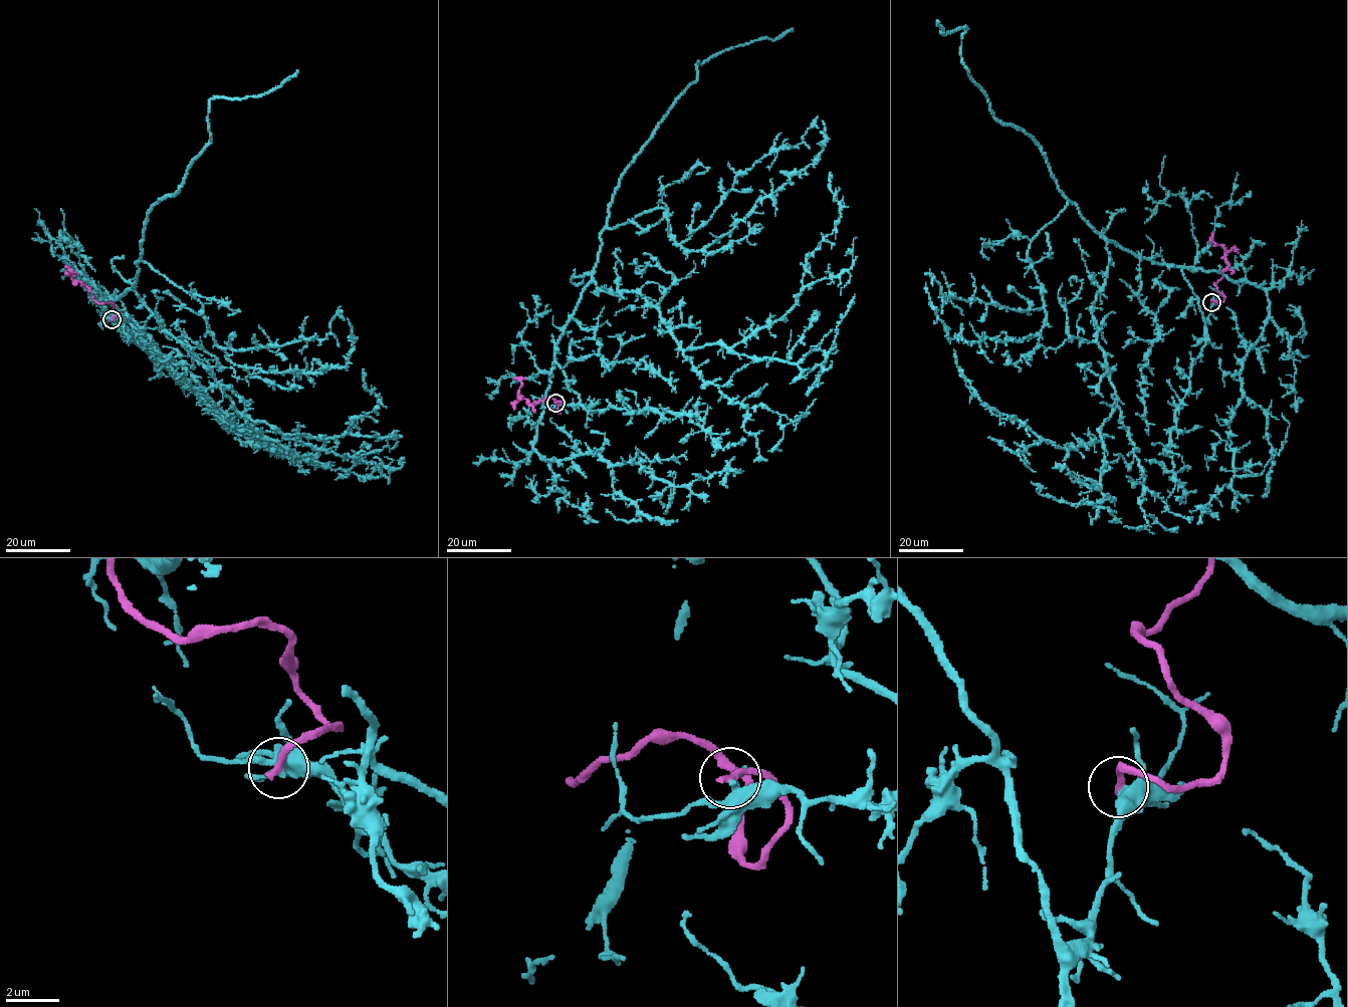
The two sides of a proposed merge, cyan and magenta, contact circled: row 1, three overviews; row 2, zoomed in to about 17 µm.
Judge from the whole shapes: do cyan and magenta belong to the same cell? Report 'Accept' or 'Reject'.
Reject

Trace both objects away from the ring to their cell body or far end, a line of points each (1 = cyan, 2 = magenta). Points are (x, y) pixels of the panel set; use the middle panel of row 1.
1: (556, 403), (580, 402), (555, 346), (593, 281), (642, 295), (685, 349), (781, 319), (840, 218), (831, 172)
2: (556, 403), (563, 406), (558, 413), (557, 404), (551, 398), (528, 404), (519, 397), (521, 384), (513, 378)

